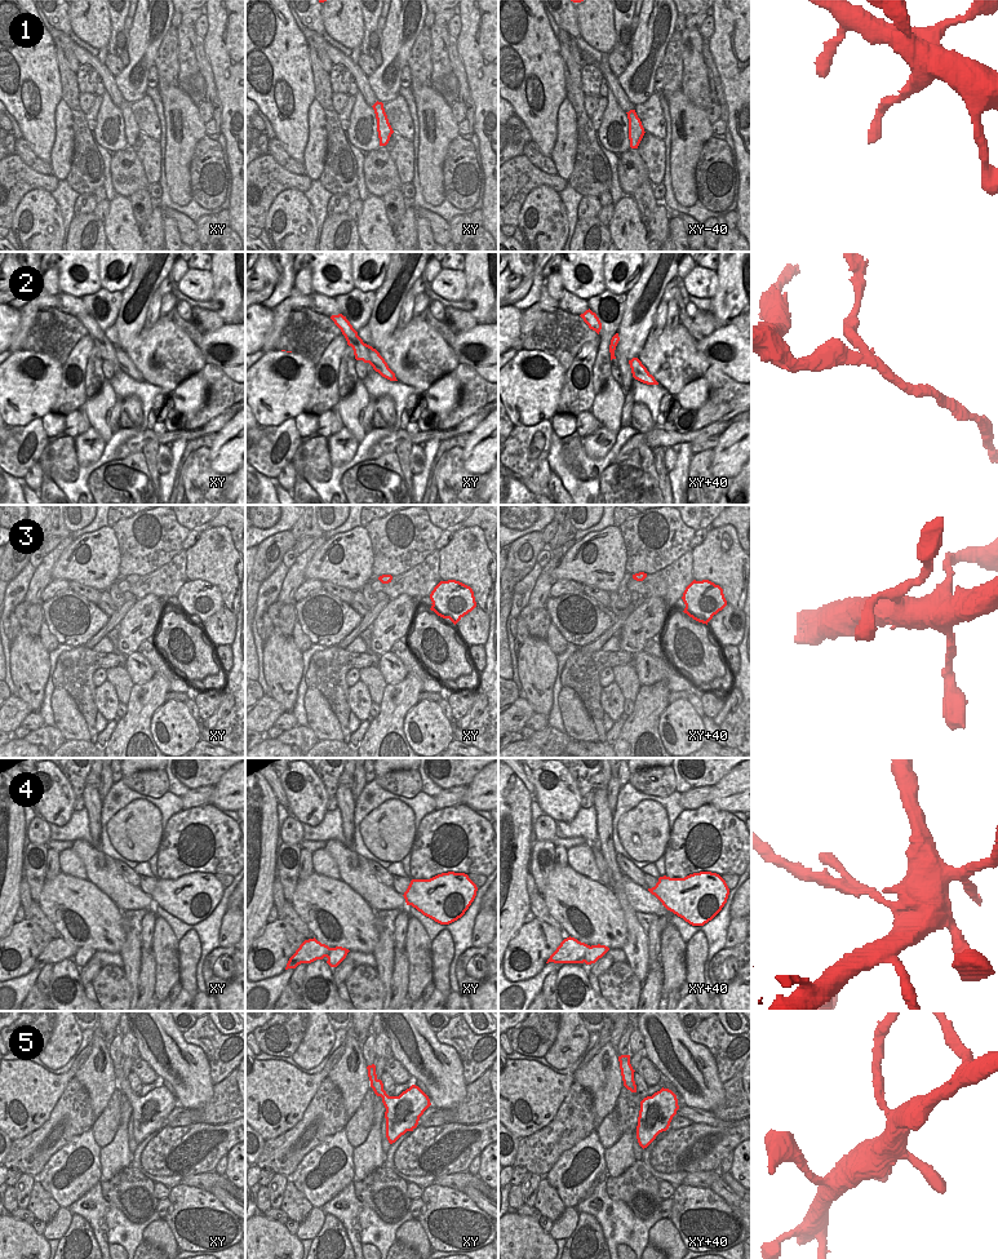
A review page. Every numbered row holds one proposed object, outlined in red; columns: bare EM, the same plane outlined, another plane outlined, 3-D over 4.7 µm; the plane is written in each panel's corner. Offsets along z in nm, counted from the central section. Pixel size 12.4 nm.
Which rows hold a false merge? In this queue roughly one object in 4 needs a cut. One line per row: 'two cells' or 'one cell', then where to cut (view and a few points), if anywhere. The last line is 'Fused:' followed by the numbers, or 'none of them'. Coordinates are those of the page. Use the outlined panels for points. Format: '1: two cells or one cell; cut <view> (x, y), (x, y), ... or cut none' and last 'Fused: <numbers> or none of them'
1: one cell; cut none
2: two cells; cut xy (359, 337), (350, 345)
3: one cell; cut none
4: two cells; cut xy+40 (590, 947), (577, 962)
5: one cell; cut none
Fused: 2, 4

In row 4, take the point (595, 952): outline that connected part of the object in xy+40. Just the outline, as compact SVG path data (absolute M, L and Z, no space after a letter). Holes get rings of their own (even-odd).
M591 945L587 950L586 954L584 957L582 961L580 961L578 963L586 963L586 965L591 965L595 963L599 958L602 958L607 952L609 950L608 947L606 945Z

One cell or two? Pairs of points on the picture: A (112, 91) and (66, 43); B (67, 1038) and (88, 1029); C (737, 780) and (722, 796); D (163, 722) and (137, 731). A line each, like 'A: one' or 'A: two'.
A: one
B: two
C: one
D: two

